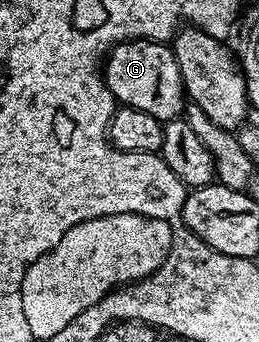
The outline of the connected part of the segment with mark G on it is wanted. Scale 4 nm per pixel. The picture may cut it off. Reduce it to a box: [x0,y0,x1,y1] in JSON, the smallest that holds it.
[103,38,187,120]

